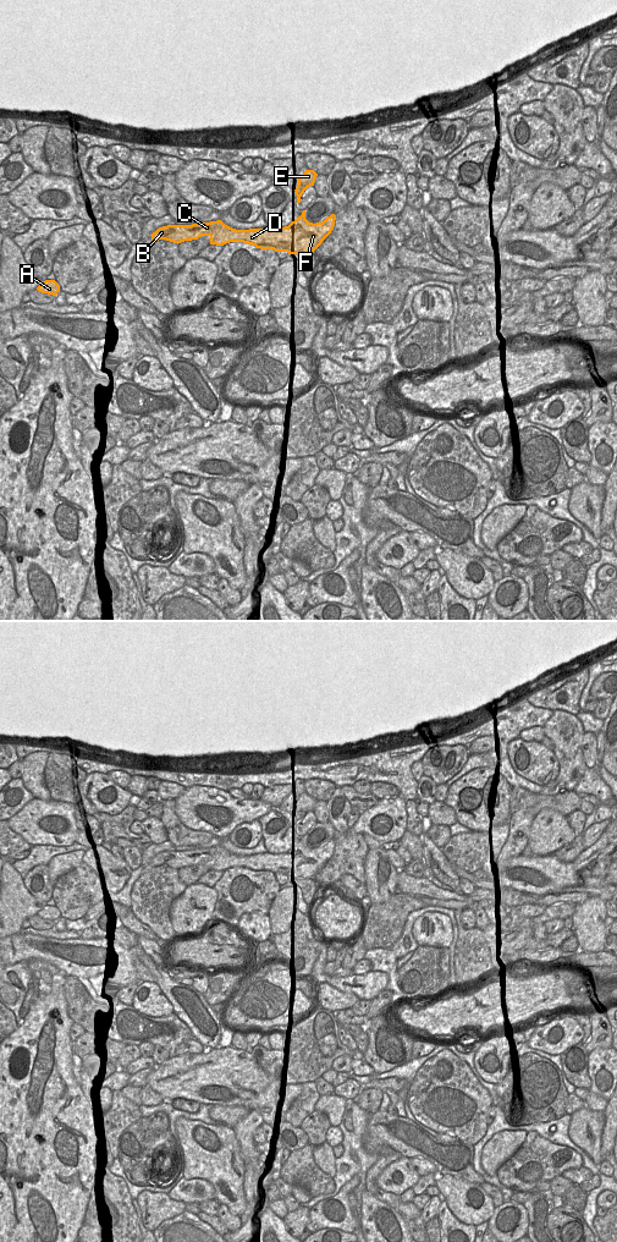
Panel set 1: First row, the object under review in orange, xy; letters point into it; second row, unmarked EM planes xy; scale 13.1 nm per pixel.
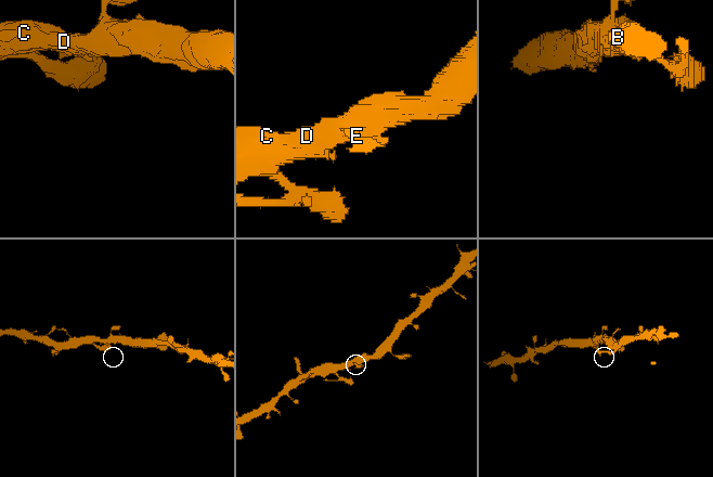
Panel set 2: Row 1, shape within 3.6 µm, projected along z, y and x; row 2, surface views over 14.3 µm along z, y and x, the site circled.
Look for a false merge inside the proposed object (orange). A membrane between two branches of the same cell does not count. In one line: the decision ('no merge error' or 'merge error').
no merge error

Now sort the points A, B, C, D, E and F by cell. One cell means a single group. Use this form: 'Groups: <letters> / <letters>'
Groups: A B C D E F

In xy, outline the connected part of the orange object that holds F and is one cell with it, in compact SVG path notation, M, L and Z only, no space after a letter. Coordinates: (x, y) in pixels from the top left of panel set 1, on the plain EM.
M305 836L288 852L280 854L236 856L221 846L198 848L192 851L167 851L153 858L152 867L166 865L173 869L210 863L210 870L224 872L230 868L243 868L260 875L274 875L288 880L314 879L323 867L331 859L336 841L331 840L323 848L309 848Z

